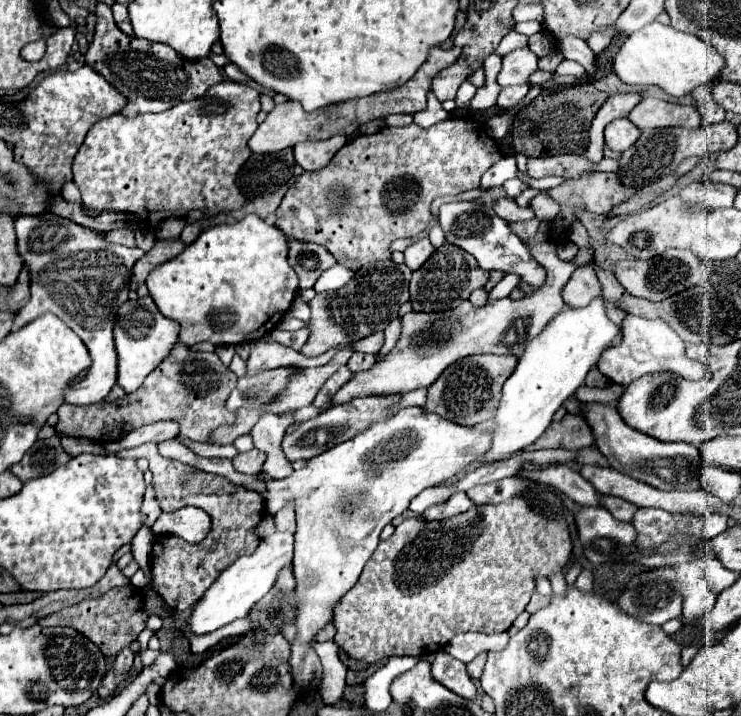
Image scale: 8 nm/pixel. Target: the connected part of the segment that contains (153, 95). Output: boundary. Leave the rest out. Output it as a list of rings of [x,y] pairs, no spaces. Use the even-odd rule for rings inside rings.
[[[99,1],[95,15],[97,15],[95,37],[85,53],[85,59],[91,69],[103,75],[119,93],[127,97],[127,105],[121,109],[125,117],[167,111],[179,103],[193,101],[205,95],[209,87],[223,81],[219,67],[209,57],[199,61],[187,61],[165,43],[151,43],[147,39],[125,35],[115,25],[111,7],[107,3]]]

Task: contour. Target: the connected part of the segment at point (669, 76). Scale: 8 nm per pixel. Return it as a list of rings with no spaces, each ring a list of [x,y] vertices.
[[[657,21],[631,33],[613,59],[613,71],[621,81],[629,85],[657,85],[675,97],[691,93],[703,83],[715,81],[719,69],[723,69],[723,57],[715,47],[693,33],[677,31]]]

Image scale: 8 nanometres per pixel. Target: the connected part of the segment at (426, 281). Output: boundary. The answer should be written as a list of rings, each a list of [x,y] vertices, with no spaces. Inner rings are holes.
[[[445,243],[433,251],[433,255],[425,261],[423,267],[413,271],[413,279],[409,285],[413,311],[445,311],[457,307],[461,301],[469,297],[471,291],[483,287],[489,279],[489,271],[477,267],[477,261],[469,261],[469,253]]]

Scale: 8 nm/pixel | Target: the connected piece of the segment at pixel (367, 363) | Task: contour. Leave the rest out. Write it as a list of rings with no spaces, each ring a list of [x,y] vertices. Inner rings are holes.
[[[357,351],[357,353],[351,355],[347,367],[349,367],[353,373],[355,373],[355,371],[365,371],[367,367],[373,367],[375,361],[377,361],[377,355],[373,355],[373,353],[359,353],[359,351]]]

